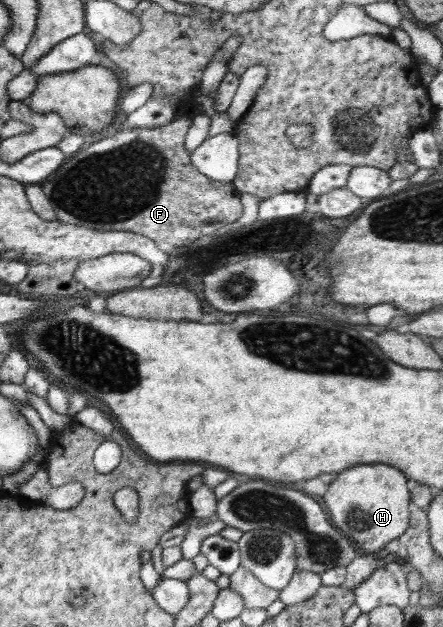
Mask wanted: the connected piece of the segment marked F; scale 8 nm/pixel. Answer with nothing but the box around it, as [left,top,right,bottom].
[39,115,243,248]

